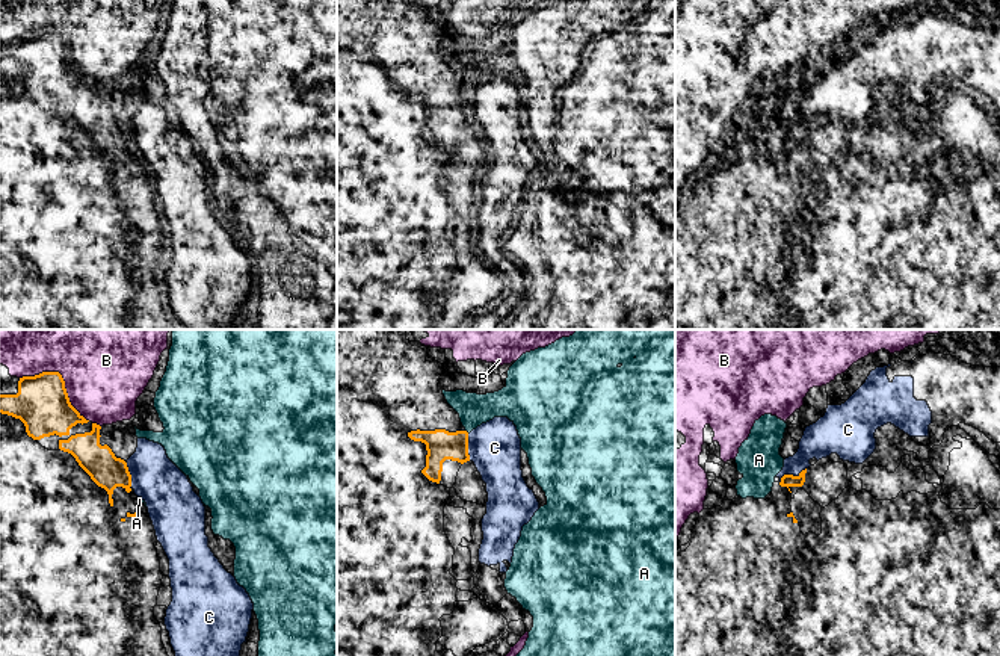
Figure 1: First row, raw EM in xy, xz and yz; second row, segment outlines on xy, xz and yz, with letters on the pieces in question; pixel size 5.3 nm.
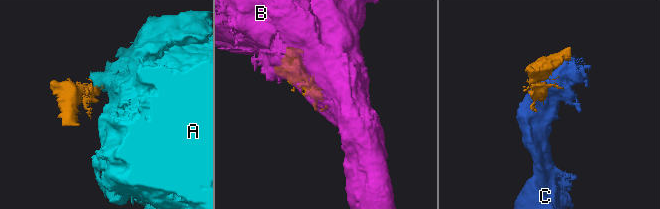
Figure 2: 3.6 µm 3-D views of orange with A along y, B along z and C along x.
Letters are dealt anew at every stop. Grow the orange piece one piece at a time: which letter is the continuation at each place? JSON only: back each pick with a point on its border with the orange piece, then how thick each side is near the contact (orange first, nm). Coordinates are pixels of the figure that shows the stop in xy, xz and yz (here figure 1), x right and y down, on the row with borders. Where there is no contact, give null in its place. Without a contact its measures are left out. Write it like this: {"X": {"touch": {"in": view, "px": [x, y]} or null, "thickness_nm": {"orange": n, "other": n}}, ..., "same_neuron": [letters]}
{"same_neuron": []}

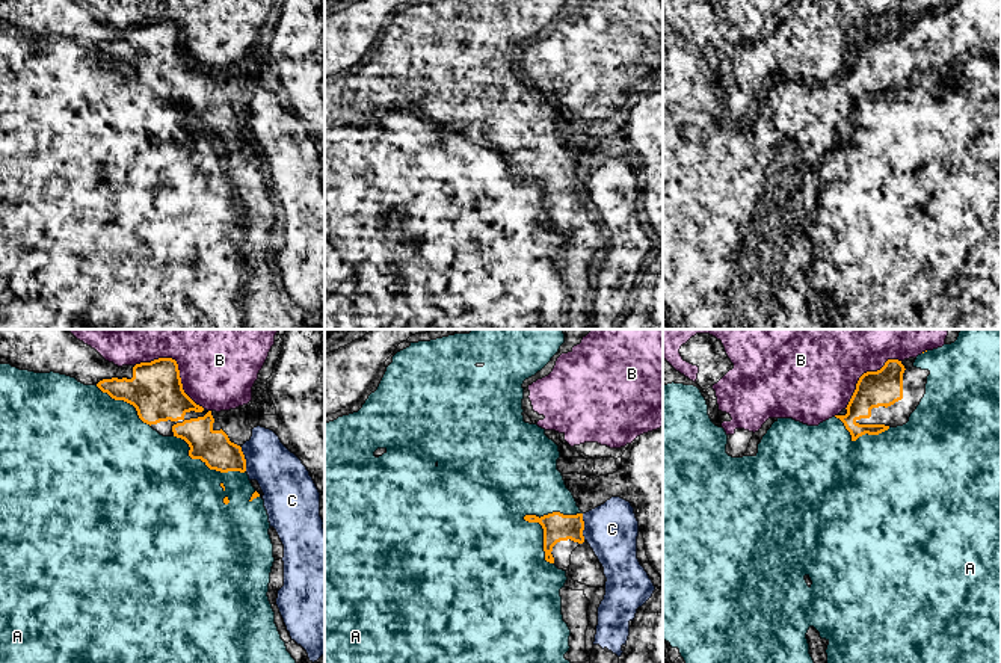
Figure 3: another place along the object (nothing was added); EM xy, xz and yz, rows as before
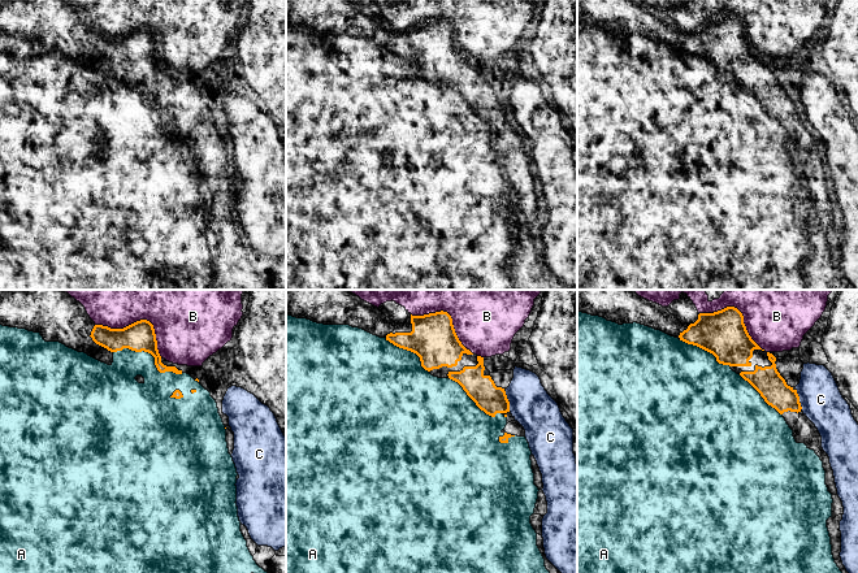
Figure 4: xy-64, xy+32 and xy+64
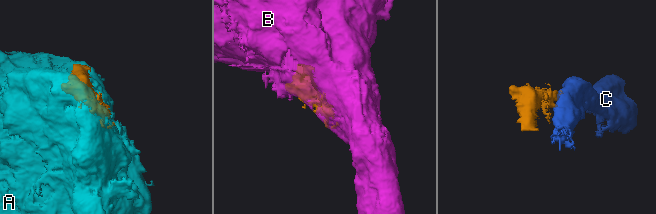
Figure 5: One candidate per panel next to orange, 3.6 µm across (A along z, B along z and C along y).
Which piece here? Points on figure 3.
{"A": {"touch": {"in": "xz", "px": [526, 515]}, "thickness_nm": {"orange": 150, "other": 500}}, "same_neuron": ["A"]}

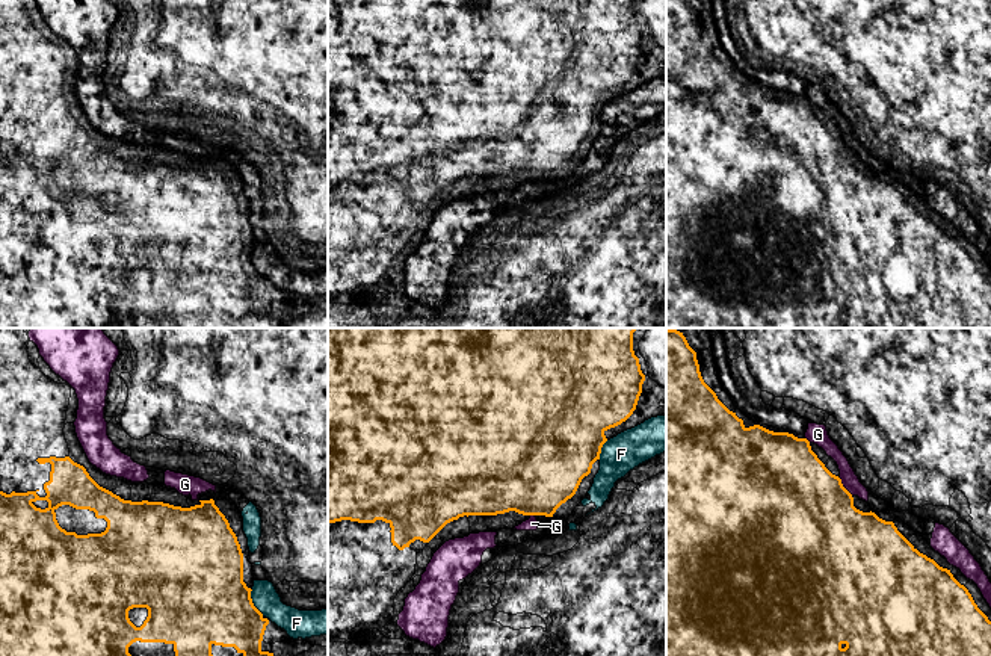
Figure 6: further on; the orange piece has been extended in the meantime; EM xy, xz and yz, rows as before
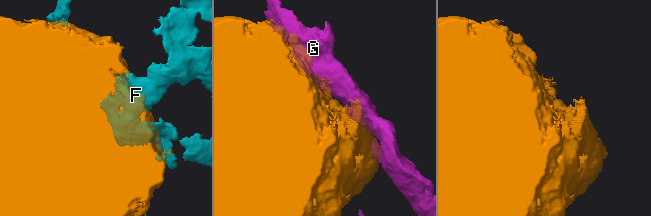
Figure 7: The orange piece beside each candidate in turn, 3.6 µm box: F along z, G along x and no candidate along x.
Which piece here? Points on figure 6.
{"same_neuron": []}

